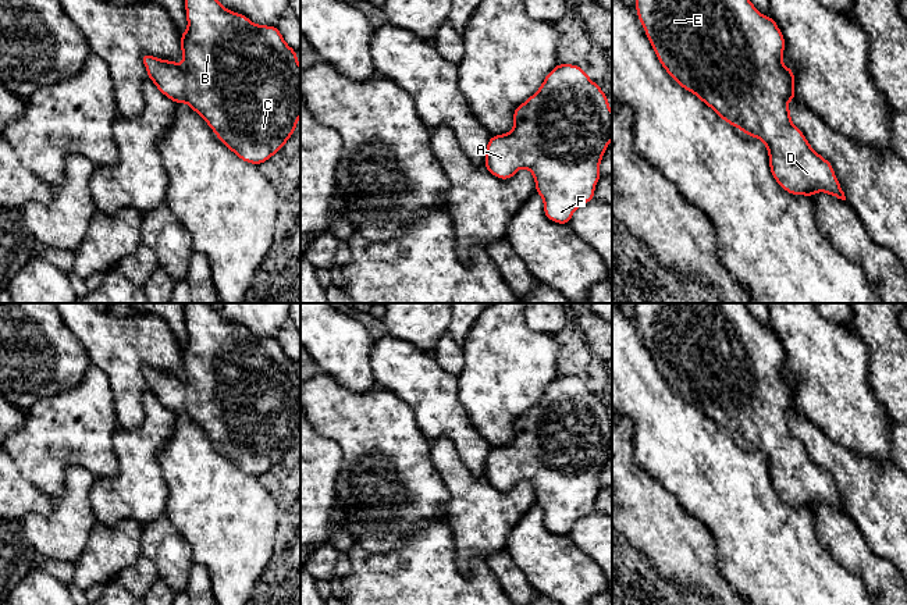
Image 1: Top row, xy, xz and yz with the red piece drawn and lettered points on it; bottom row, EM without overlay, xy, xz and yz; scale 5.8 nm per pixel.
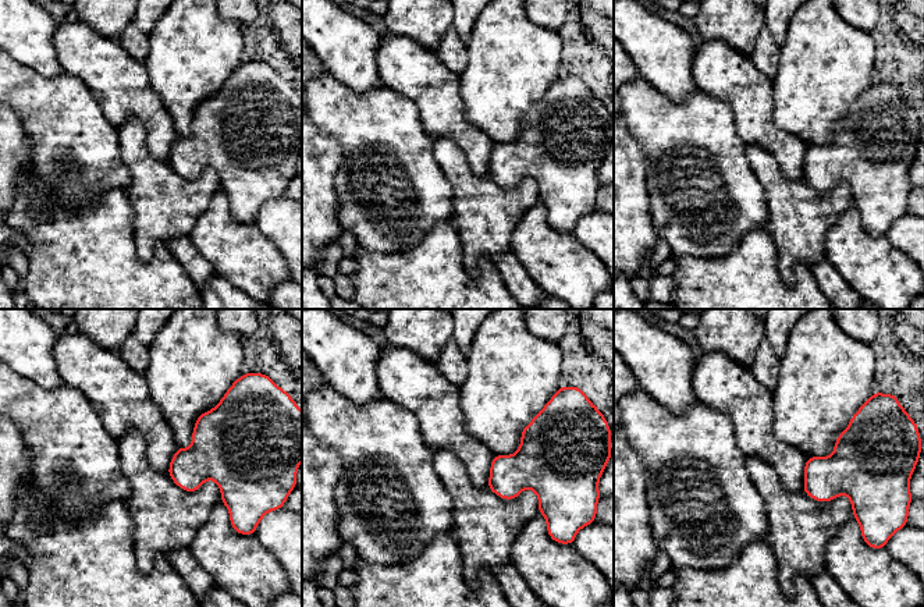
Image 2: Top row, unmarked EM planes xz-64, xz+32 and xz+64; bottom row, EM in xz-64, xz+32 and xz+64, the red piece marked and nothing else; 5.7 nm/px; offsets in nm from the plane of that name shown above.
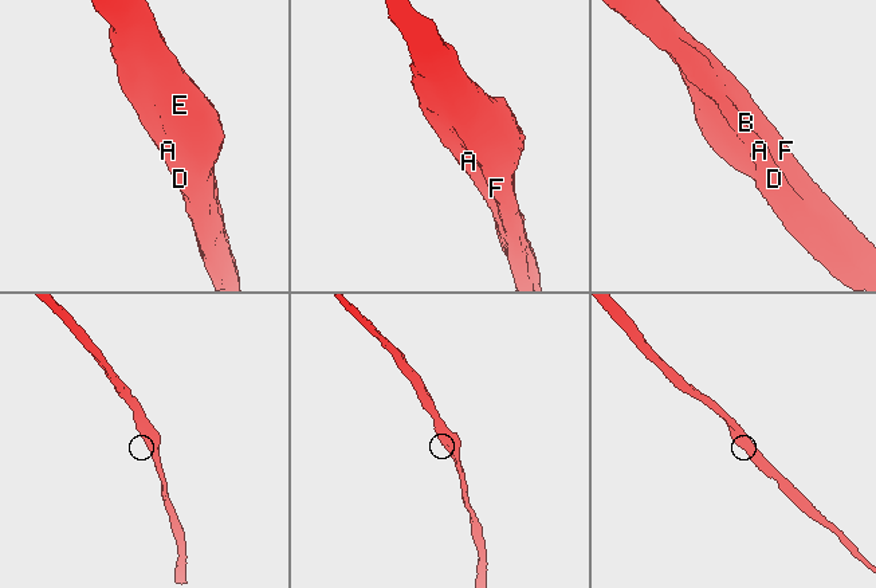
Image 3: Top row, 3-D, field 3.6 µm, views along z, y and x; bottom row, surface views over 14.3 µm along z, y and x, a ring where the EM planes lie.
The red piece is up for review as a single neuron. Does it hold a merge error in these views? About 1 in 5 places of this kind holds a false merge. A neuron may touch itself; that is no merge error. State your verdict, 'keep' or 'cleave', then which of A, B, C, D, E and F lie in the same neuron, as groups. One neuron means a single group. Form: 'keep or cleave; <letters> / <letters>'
keep; A B C D E F

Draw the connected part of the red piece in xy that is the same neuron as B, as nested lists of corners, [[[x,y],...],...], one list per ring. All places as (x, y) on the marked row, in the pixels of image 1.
[[[185,0],[185,10],[188,28],[184,33],[181,33],[181,50],[184,65],[181,67],[175,61],[160,60],[149,53],[145,53],[142,56],[142,61],[146,67],[149,79],[153,81],[157,89],[164,96],[171,99],[175,104],[188,103],[193,111],[196,111],[200,117],[204,118],[206,124],[213,129],[216,136],[221,139],[223,143],[241,160],[260,166],[262,163],[273,157],[287,143],[287,140],[292,136],[298,125],[298,120],[300,115],[300,65],[296,58],[296,50],[294,50],[285,43],[277,25],[256,25],[243,14],[227,10],[218,0]]]

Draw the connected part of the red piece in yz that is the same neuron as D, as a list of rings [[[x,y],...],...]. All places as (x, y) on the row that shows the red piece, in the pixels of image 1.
[[[636,0],[636,10],[658,61],[675,82],[712,107],[728,124],[765,143],[771,174],[782,189],[808,197],[825,192],[846,200],[832,164],[810,146],[790,120],[787,102],[797,99],[794,72],[782,63],[786,42],[772,17],[762,15],[750,0]]]

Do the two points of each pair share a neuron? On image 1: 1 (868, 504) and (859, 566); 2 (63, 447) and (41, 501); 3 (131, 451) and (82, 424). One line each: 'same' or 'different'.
1: different
2: different
3: different

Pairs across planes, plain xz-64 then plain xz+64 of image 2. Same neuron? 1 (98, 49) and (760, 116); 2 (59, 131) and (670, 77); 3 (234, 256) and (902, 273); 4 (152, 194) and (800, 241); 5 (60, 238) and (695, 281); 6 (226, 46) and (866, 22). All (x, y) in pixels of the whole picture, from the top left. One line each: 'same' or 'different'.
1: same
2: different
3: same
4: same
5: same
6: different

